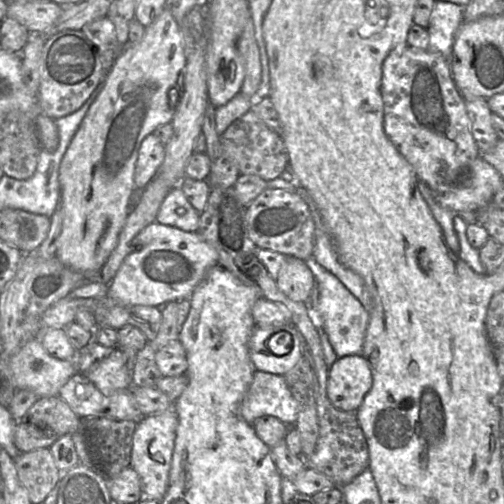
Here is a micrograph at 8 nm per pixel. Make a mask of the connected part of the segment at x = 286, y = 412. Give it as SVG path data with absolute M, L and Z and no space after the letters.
M256 370L241 403L240 414L251 425L260 417L274 416L288 427L295 427L297 402L284 376Z

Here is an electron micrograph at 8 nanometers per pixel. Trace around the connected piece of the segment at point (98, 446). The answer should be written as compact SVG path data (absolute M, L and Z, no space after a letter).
M104 417L84 420L88 447L97 469L111 479L130 467L133 435L138 424Z

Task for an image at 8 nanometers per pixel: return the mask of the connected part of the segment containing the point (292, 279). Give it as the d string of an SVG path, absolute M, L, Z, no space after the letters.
M287 256L276 283L291 300L306 303L314 287L315 277L304 260Z

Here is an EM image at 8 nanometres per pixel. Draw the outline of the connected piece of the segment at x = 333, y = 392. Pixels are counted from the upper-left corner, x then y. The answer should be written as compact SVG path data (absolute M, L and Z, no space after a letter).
M363 355L338 357L329 371L327 396L337 409L356 412L372 384L371 367Z

